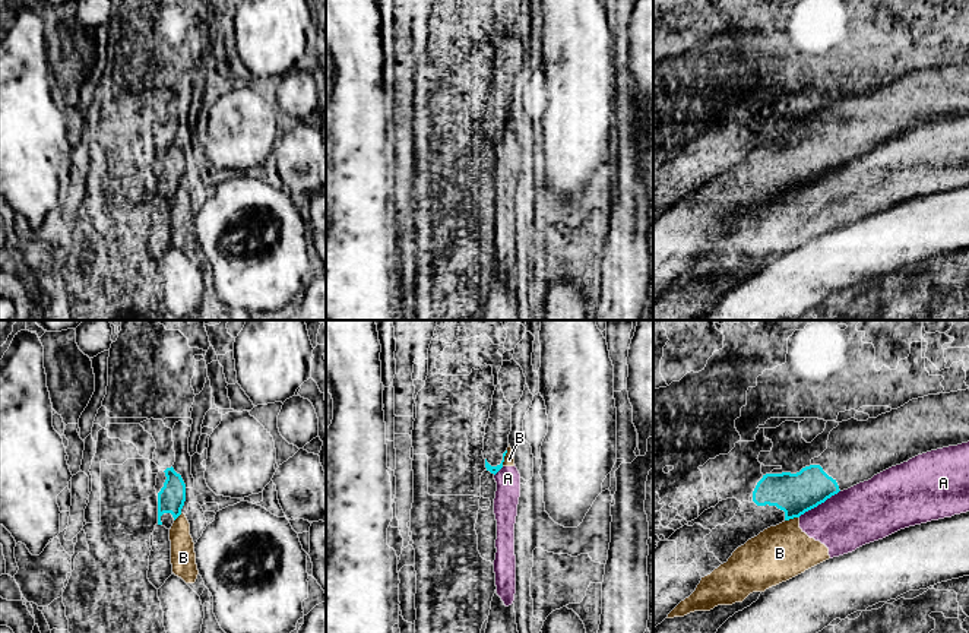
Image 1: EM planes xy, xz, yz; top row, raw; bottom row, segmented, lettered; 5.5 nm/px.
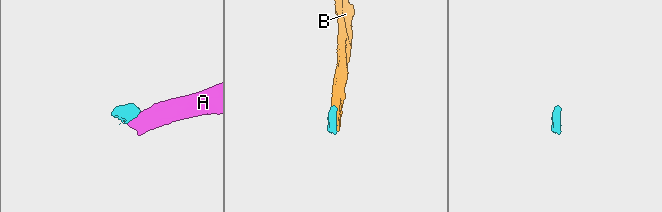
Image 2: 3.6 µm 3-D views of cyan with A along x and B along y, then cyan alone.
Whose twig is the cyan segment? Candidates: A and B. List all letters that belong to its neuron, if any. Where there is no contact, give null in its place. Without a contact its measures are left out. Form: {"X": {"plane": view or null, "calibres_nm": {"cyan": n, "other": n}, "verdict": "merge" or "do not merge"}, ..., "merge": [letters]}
{"A": {"plane": "yz", "calibres_nm": {"cyan": 220, "other": 320}, "verdict": "do not merge"}, "B": {"plane": "xz", "calibres_nm": {"cyan": 50, "other": 60}, "verdict": "do not merge"}, "merge": []}

